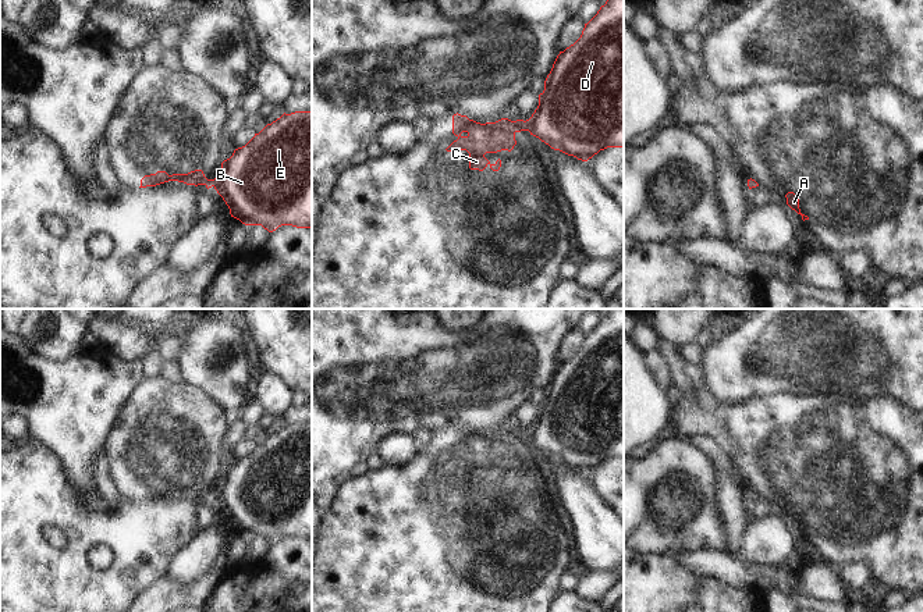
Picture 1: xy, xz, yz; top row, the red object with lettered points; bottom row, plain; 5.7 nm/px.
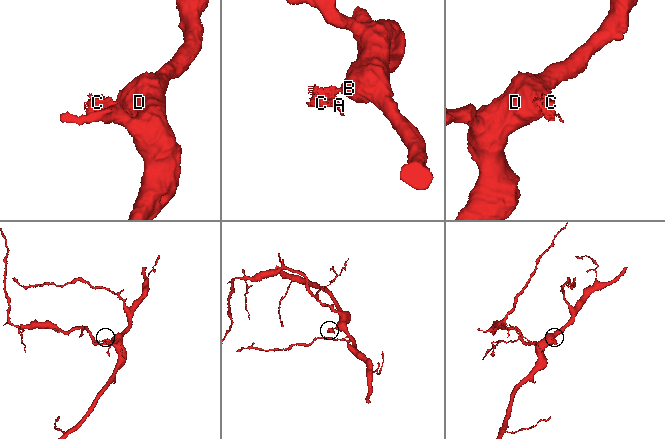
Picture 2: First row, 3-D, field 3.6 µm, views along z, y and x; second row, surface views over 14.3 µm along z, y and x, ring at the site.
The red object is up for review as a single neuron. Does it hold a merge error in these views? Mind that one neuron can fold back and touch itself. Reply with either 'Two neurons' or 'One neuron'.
Two neurons.

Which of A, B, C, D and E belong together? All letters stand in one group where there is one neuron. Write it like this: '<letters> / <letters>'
A C / B D E

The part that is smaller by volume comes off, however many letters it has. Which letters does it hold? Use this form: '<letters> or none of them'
A, C

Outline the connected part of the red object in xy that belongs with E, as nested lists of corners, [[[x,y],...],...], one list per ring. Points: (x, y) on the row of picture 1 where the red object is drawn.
[[[312,111],[283,114],[221,163],[213,184],[230,209],[231,217],[245,225],[262,225],[269,232],[281,225],[312,228]]]

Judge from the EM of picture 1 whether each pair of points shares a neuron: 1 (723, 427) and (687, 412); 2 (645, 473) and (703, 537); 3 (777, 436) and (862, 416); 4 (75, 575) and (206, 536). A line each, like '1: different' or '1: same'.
1: same
2: same
3: same
4: different

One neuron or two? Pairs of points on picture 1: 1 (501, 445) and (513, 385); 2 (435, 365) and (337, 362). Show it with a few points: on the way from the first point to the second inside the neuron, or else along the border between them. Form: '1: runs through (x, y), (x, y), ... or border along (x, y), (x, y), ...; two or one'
1: border along (506, 429), (485, 434), (472, 431); two
2: runs through (411, 363), (405, 358), (397, 362), (361, 362); one

